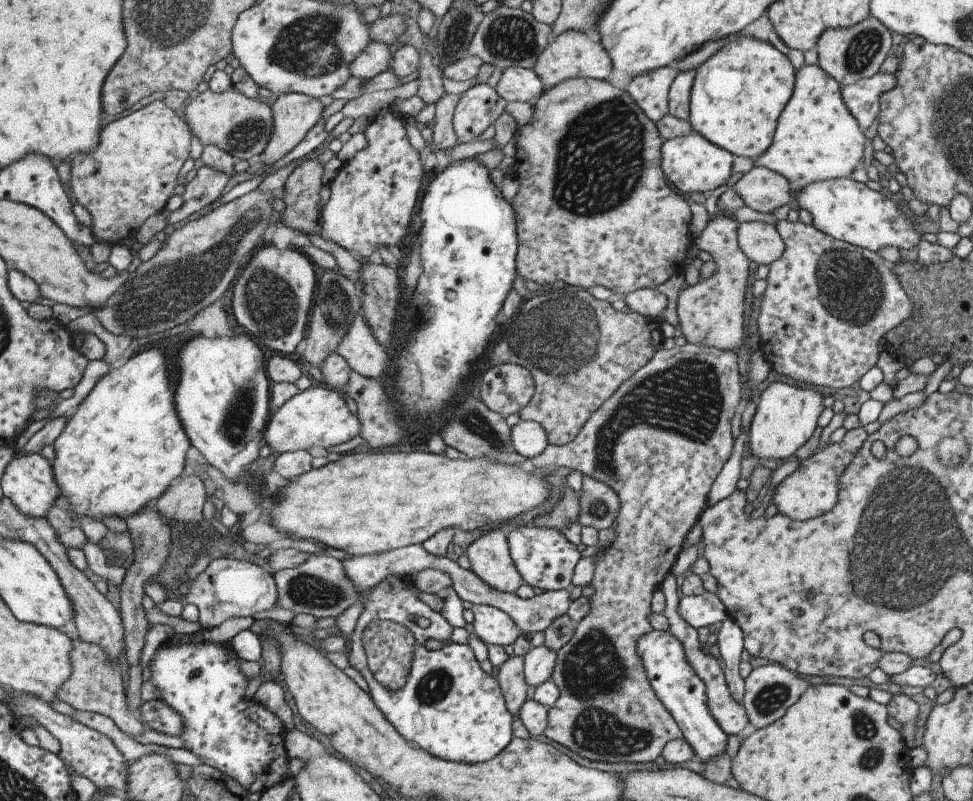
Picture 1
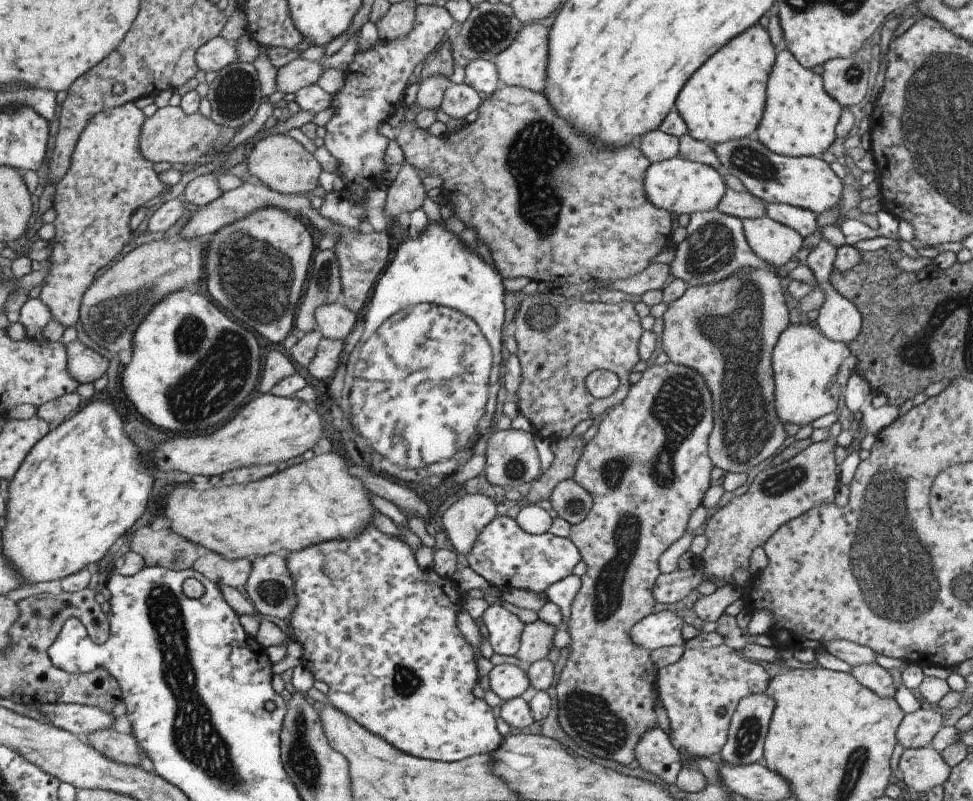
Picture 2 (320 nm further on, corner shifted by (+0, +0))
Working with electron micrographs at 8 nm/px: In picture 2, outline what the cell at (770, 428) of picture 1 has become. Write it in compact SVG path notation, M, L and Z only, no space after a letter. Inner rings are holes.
M811 322L787 325L778 336L770 357L774 380L774 409L780 421L799 426L809 424L823 414L834 412L847 378L856 364L856 358L847 346L830 341Z

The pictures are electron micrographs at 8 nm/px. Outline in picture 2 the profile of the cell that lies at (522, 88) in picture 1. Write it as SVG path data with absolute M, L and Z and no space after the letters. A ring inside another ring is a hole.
M472 60L466 67L463 67L463 72L464 76L461 82L473 88L480 96L488 96L501 86L496 66L492 61Z

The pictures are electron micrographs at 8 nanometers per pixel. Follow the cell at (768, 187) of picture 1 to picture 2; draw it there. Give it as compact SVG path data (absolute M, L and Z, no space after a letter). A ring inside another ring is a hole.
M726 189L719 204L716 206L716 210L724 215L737 217L741 220L754 219L765 216L764 204L764 201L754 197L747 191L736 193Z

